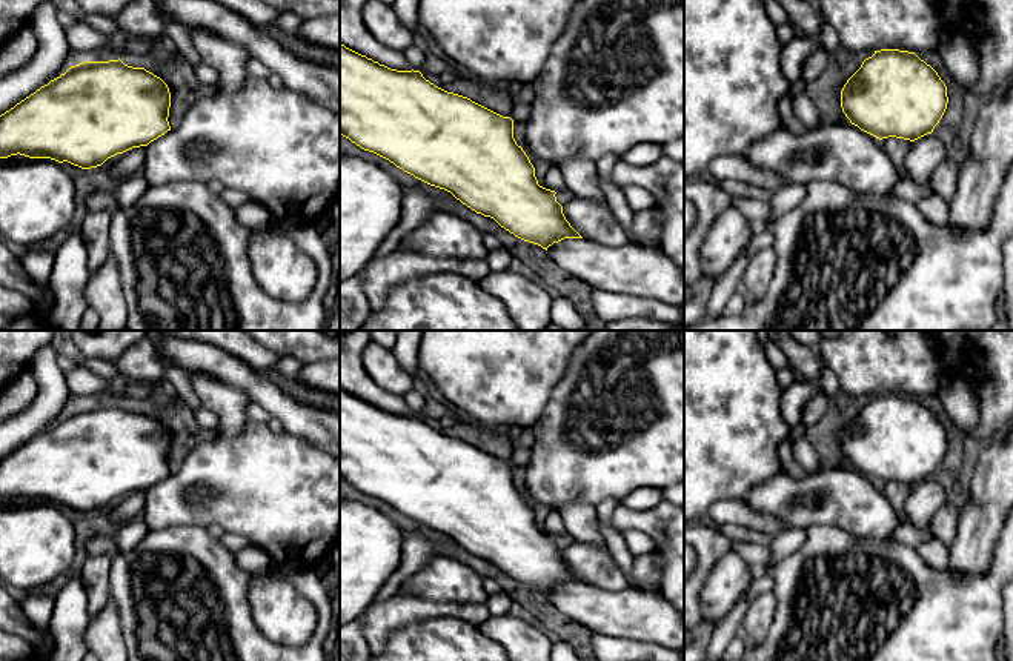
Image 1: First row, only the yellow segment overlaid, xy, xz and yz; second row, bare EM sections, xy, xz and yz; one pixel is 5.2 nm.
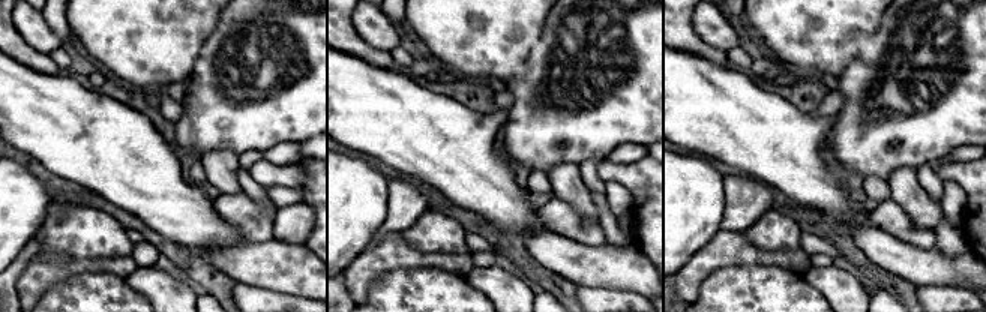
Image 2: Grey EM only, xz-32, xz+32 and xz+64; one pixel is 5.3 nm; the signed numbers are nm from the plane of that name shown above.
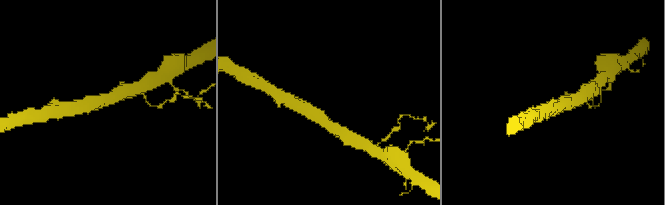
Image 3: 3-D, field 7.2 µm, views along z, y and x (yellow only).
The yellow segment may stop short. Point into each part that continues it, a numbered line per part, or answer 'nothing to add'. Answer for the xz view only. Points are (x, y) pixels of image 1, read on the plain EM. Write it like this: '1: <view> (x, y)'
1: xz (521, 455)

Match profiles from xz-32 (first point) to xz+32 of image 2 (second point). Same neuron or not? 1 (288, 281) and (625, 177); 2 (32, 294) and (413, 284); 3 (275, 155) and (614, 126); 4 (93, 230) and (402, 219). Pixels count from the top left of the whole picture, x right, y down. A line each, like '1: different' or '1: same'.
1: different
2: different
3: different
4: different

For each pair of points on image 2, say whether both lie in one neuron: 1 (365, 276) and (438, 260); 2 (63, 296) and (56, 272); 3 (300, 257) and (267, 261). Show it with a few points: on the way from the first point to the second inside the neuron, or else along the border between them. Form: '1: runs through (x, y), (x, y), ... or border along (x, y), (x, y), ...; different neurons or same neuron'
1: runs through (383, 260), (420, 260); same neuron
2: border along (93, 273), (80, 273), (62, 279), (39, 296); different neurons
3: runs through (293, 261), (275, 261); same neuron

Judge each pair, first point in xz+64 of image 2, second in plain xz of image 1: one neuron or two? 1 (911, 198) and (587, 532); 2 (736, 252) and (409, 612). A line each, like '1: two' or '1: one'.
1: one
2: one

